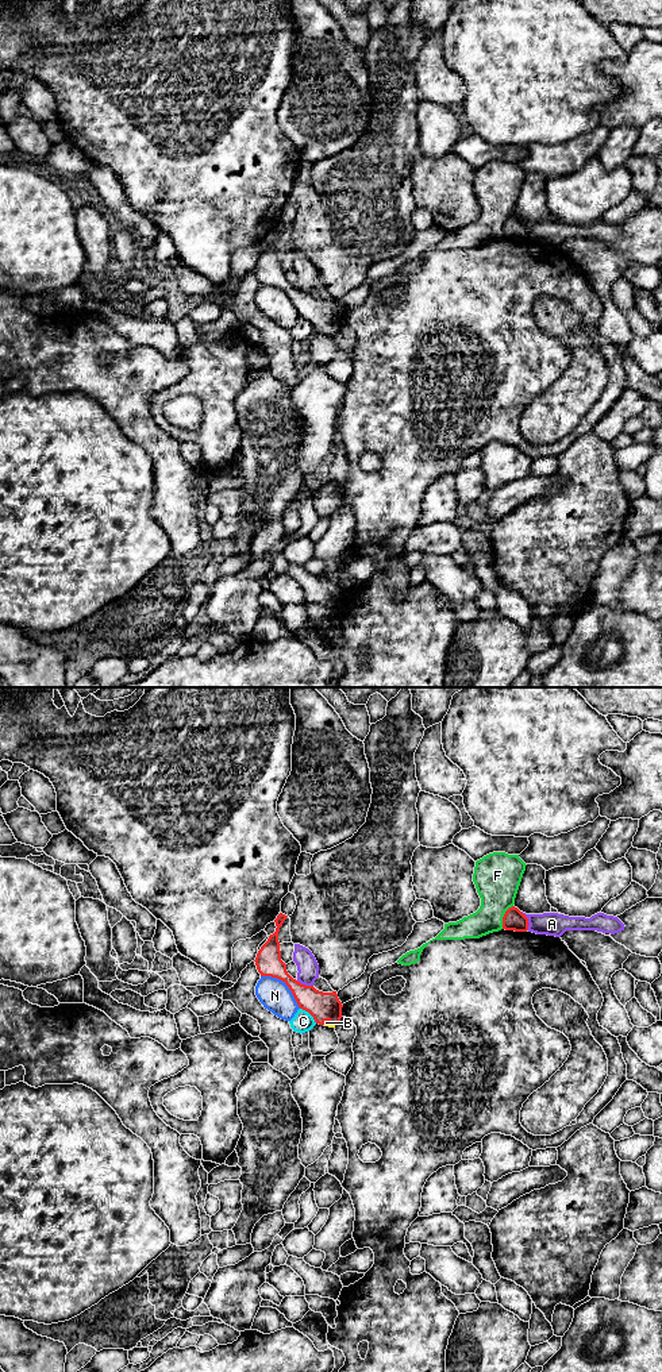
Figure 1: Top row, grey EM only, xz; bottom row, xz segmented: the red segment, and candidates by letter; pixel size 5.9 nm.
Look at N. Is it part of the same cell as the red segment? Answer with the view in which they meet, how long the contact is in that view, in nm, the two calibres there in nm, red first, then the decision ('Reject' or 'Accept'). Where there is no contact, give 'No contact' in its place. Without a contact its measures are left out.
Touches red in xz. Shared border 300 nm. Thickness 160 nm (red) against 180 nm. Reject

